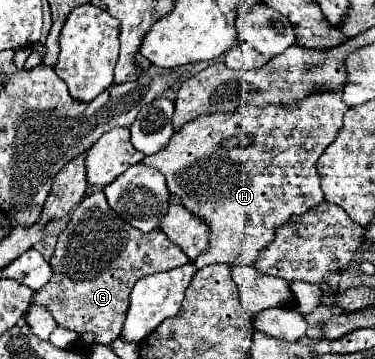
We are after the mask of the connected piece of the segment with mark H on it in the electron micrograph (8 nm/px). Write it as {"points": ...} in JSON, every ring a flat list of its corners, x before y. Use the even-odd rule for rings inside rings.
{"points":[[314,90,302,100,292,104,246,106,240,104,234,112,202,114,172,134,170,142,152,156,144,156,144,164,160,170,166,178,170,194,180,204,196,214,208,228,208,248,196,258,196,266,208,264,244,264,252,266,260,258,260,250,274,240,278,226,288,222,294,214,304,214,312,206,324,202,316,162,322,152,336,140,342,130,342,118,350,110,342,102,340,90]]}

